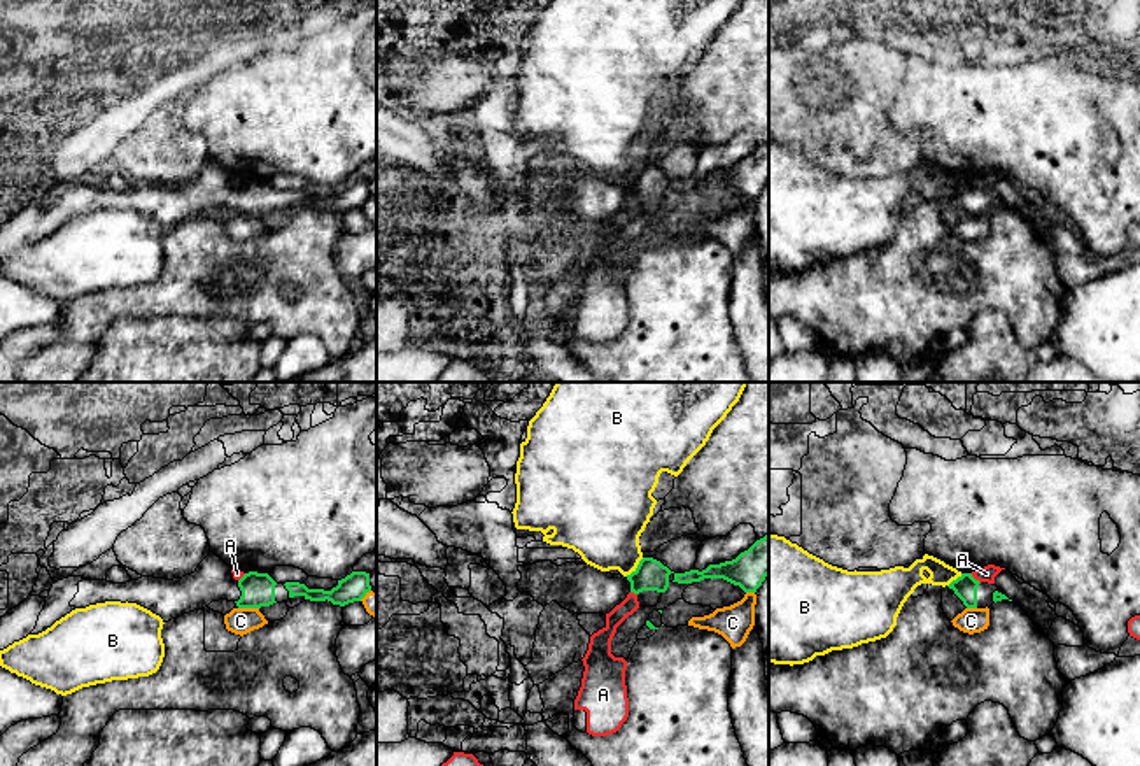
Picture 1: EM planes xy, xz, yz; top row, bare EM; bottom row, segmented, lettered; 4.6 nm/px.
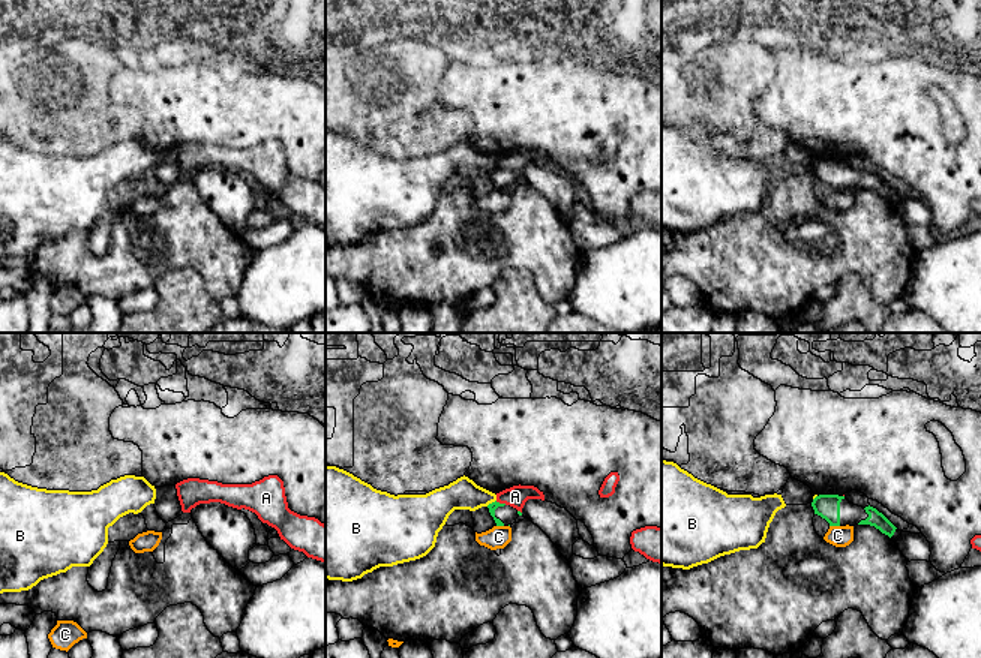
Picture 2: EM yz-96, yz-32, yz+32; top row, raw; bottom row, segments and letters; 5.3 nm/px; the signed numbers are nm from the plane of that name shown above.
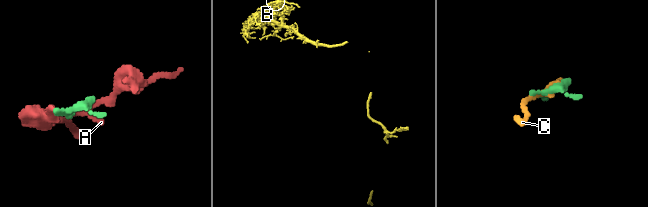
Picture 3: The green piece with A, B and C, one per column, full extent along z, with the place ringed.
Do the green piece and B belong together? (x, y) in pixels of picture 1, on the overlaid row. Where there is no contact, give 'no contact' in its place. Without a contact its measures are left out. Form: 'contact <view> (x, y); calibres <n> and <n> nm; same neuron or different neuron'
contact xz (636, 568); calibres 140 and 340 nm; different neuron

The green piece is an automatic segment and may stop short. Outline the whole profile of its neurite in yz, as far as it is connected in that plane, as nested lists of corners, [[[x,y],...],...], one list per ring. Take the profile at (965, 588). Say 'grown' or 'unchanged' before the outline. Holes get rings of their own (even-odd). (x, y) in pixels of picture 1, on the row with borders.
grown; [[[961,573],[947,587],[954,591],[967,608],[989,608],[996,601],[1009,599],[995,584],[979,582],[972,573]]]

